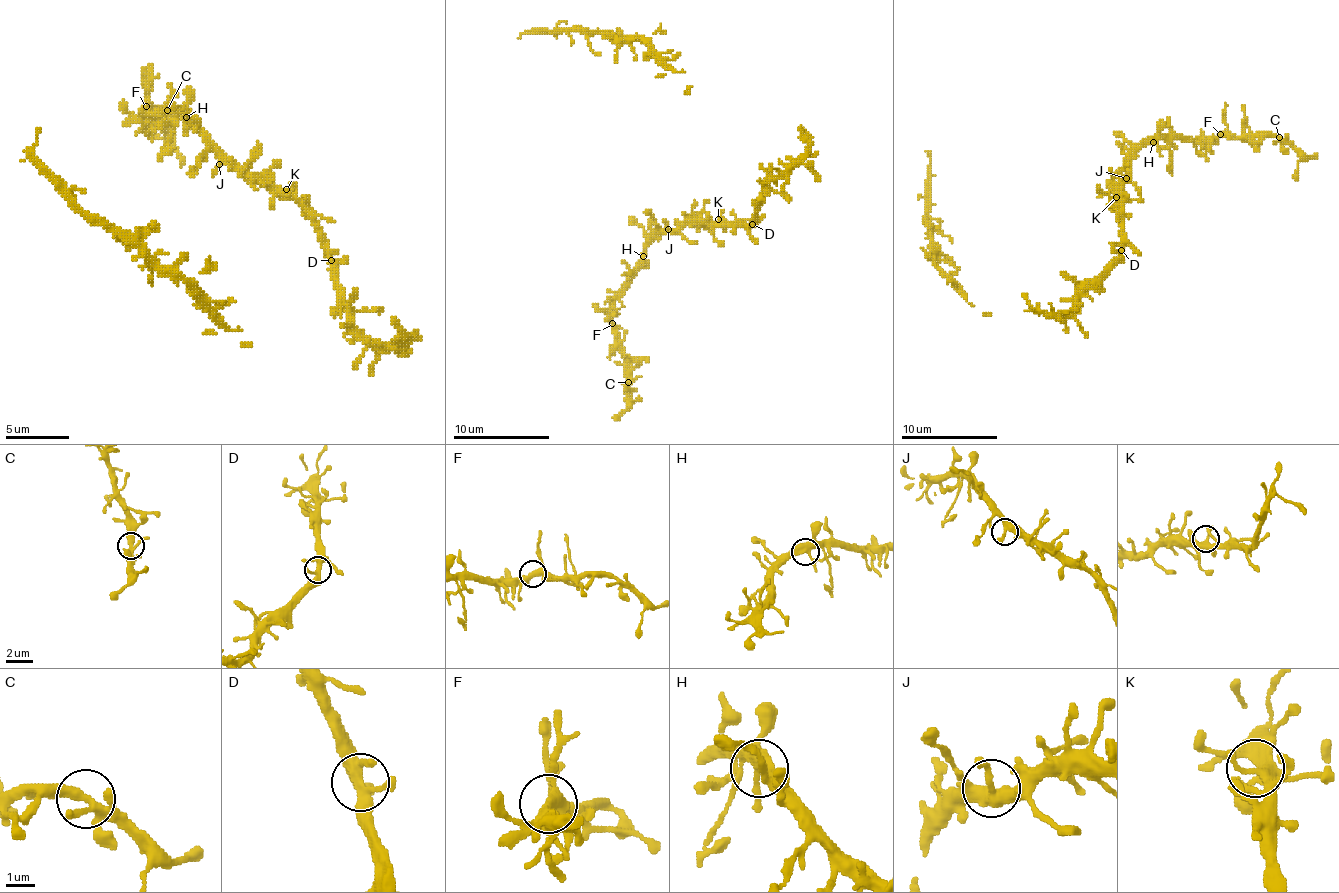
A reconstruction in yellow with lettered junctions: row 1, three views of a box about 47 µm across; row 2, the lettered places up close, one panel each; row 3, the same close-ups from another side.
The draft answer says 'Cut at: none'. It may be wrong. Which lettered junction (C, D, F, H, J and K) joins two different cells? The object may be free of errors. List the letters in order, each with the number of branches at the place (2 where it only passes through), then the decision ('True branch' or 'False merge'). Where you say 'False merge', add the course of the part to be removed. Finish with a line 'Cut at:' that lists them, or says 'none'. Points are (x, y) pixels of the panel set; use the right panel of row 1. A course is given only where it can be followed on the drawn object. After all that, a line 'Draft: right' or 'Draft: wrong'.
C: Branches: 4. True branch
D: Branches: 5. True branch
F: Branches: 4. True branch
H: Branches: 4. True branch
J: Branches: 3. True branch
K: Branches: 5. True branch
Cut at: none
Draft: right

